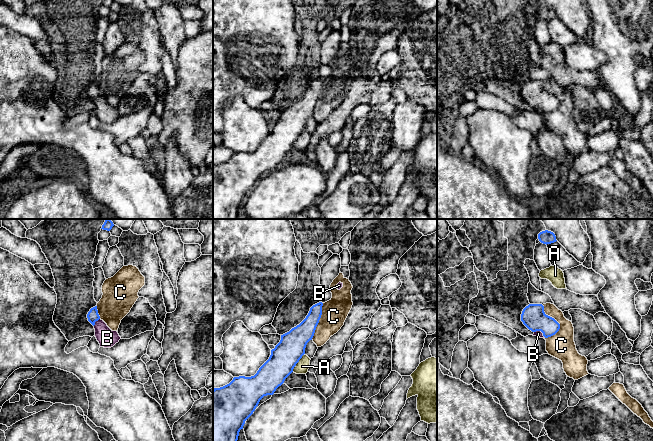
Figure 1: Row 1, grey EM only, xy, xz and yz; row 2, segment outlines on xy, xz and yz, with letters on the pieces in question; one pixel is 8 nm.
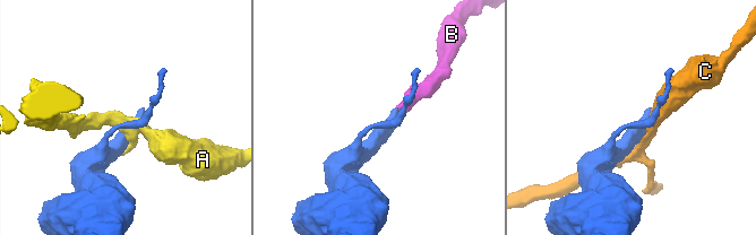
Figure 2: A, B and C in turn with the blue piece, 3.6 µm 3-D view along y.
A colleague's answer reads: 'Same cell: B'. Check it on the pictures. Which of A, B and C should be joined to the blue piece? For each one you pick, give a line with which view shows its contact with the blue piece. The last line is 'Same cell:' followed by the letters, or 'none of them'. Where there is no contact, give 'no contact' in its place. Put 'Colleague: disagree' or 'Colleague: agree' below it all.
B: meets blue in xy
Same cell: B
Colleague: agree

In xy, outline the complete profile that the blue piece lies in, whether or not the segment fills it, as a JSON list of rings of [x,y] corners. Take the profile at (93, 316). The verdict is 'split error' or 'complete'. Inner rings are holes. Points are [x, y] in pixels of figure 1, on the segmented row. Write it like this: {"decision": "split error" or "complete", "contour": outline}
{"decision": "split error", "contour": [[[97,306],[90,309],[87,314],[88,321],[94,326],[95,337],[100,347],[111,348],[119,342],[121,337],[117,331],[112,331],[107,324],[100,319]]]}

